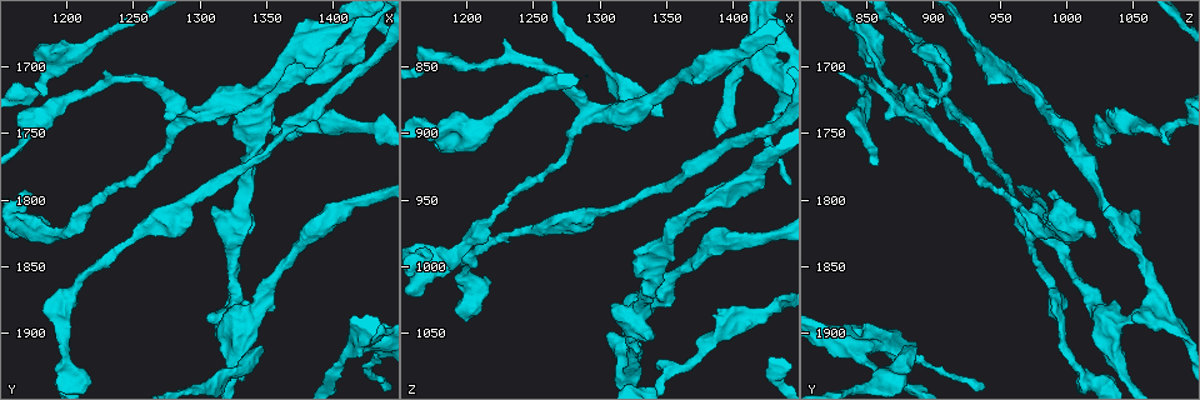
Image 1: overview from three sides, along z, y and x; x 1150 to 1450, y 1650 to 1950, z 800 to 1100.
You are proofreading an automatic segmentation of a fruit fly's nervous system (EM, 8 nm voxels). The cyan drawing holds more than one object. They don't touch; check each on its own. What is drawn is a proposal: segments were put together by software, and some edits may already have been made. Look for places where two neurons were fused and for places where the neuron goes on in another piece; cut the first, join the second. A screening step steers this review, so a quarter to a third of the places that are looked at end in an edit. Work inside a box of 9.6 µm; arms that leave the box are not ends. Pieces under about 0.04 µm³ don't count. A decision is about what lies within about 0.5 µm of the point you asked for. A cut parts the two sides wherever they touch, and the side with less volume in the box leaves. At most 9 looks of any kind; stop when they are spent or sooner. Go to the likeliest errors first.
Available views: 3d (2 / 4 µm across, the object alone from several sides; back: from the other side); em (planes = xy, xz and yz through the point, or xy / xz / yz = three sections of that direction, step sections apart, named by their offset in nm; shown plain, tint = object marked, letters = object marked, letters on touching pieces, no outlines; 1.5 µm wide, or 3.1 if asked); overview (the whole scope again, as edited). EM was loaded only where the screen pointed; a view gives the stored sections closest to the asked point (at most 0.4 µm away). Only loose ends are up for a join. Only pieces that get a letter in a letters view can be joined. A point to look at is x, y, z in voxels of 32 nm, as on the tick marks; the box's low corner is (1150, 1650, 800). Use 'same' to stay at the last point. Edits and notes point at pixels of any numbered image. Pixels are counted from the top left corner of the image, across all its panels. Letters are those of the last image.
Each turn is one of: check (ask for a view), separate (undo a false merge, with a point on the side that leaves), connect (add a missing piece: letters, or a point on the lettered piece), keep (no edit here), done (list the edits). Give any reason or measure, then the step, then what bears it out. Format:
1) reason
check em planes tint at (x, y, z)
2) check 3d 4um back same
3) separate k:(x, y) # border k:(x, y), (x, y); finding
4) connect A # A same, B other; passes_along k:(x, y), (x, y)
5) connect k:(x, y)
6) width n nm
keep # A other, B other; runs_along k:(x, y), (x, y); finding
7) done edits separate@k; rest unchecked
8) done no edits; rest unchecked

branch stops here
check em xz step 4 tint at (1348, 1910, 888)

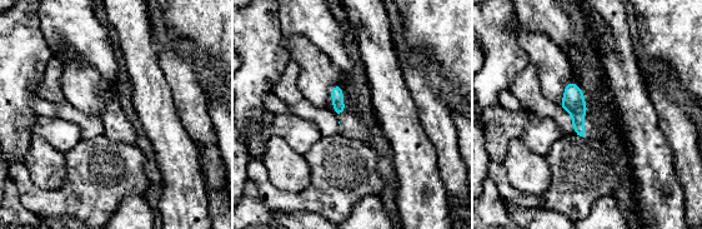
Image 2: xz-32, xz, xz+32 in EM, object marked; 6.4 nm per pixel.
see the neighbours
check em xz step 4 letters same

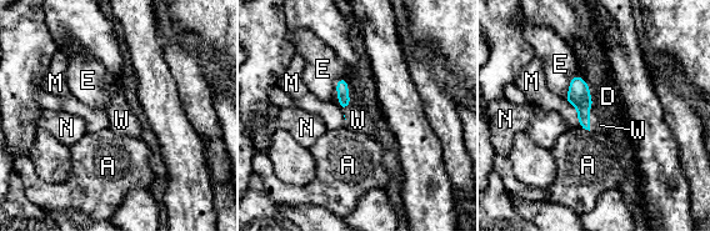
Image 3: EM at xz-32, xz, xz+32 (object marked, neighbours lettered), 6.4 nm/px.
longest_contact M 200 nm
connect W # A other, D other, E other, M other, N other, W same; the neuron continues

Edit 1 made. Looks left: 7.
an open end
check 3d 2um at (1228, 1704, 830)

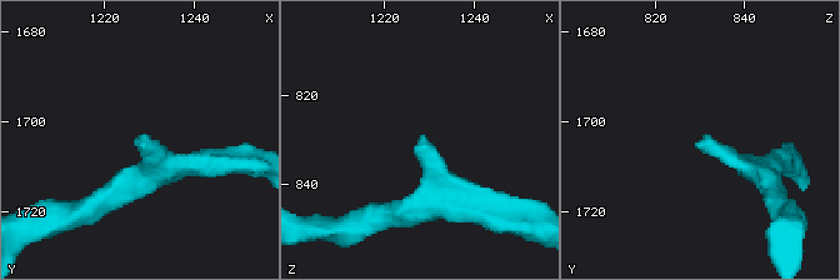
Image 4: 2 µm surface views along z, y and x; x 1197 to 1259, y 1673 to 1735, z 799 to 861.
need the tissue
check em planes plain at (1229, 1705, 829)

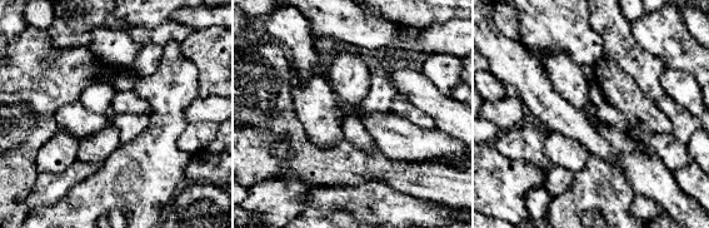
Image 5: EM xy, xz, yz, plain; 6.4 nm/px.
what lies round it
check em planes letters same

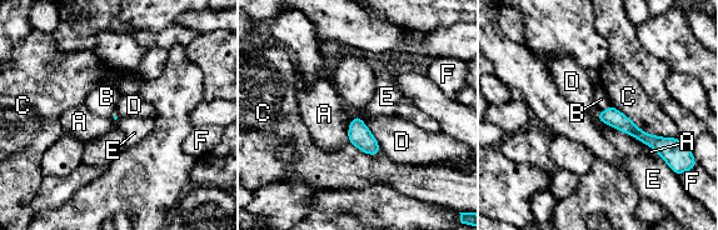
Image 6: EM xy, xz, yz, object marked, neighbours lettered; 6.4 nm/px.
longest_contact C 480 nm
keep # A other, B other, C other, D other, E other, F other; border 6:(360, 119), (380, 148); none of them fits

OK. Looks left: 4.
branch stops here
check em yz step 8 tint at (1176, 1696, 908)

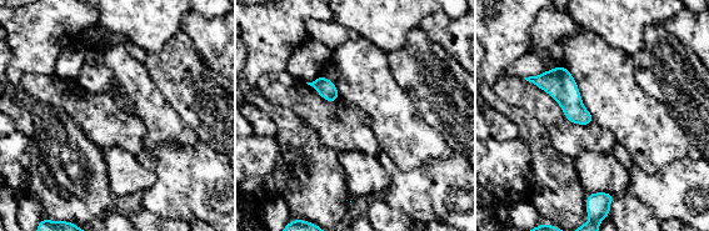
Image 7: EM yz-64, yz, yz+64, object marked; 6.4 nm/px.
check em planes letters same

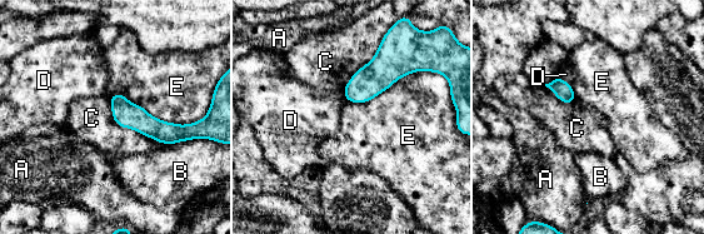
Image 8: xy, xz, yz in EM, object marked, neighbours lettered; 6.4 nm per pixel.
keep # A other, B other, C other, D other, E other; border 8:(109, 99), (119, 125), (169, 144); no lettered piece goes on from it

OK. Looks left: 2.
done edits connect@3; rest unchecked

